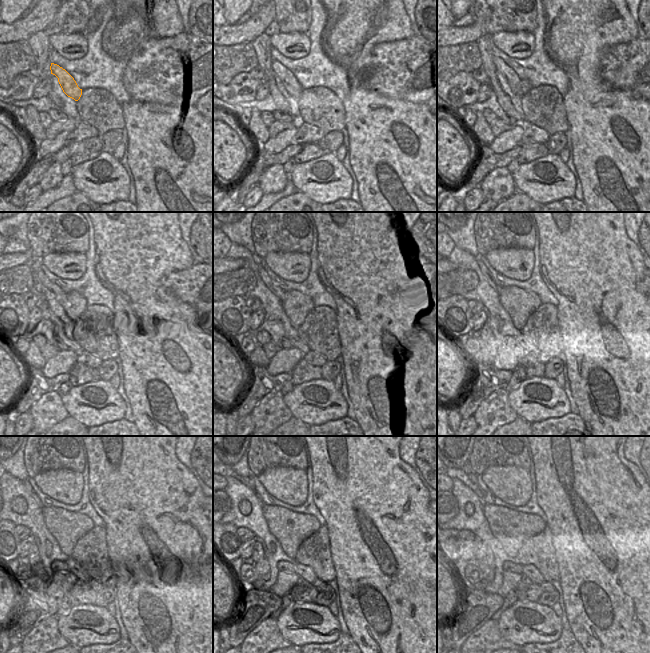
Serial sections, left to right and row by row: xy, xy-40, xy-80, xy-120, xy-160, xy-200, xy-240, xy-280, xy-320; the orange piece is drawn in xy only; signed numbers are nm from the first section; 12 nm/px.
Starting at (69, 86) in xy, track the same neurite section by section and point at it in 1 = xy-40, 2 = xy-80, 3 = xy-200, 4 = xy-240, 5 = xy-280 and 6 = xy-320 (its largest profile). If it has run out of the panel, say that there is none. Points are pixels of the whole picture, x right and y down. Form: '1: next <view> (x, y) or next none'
1: next xy-40 (290, 82)
2: next xy-80 (509, 74)
3: next xy-200 (483, 268)
4: next xy-240 (27, 484)
5: next xy-280 (250, 479)
6: next xy-320 (472, 476)

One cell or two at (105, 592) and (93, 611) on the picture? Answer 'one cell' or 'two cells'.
two cells

